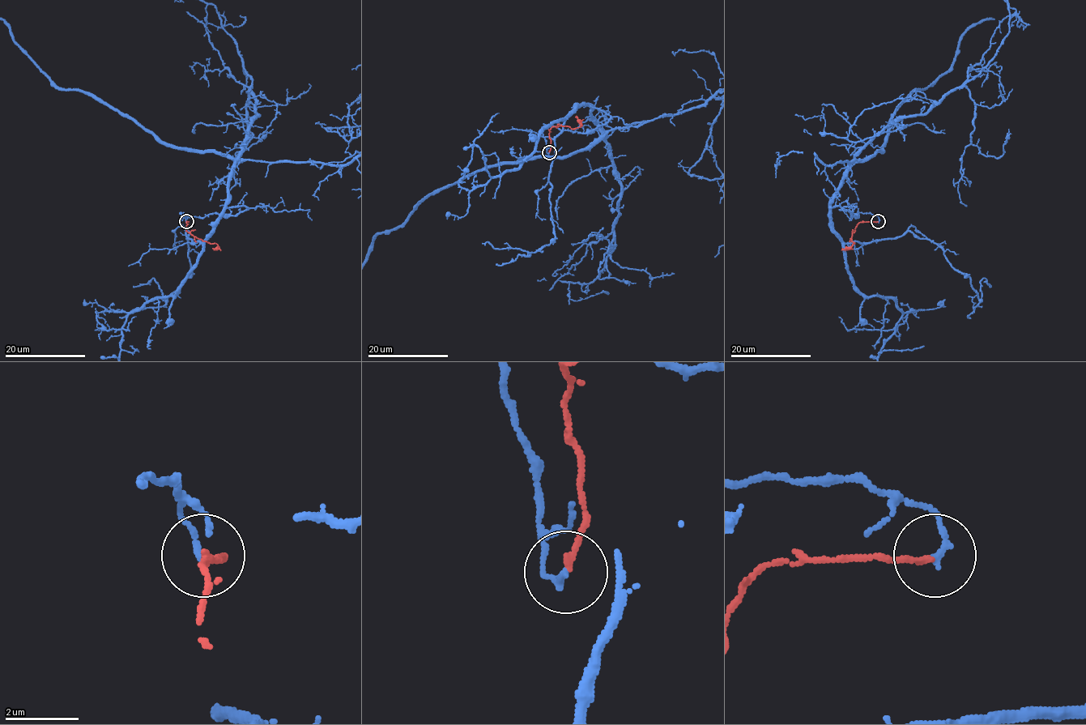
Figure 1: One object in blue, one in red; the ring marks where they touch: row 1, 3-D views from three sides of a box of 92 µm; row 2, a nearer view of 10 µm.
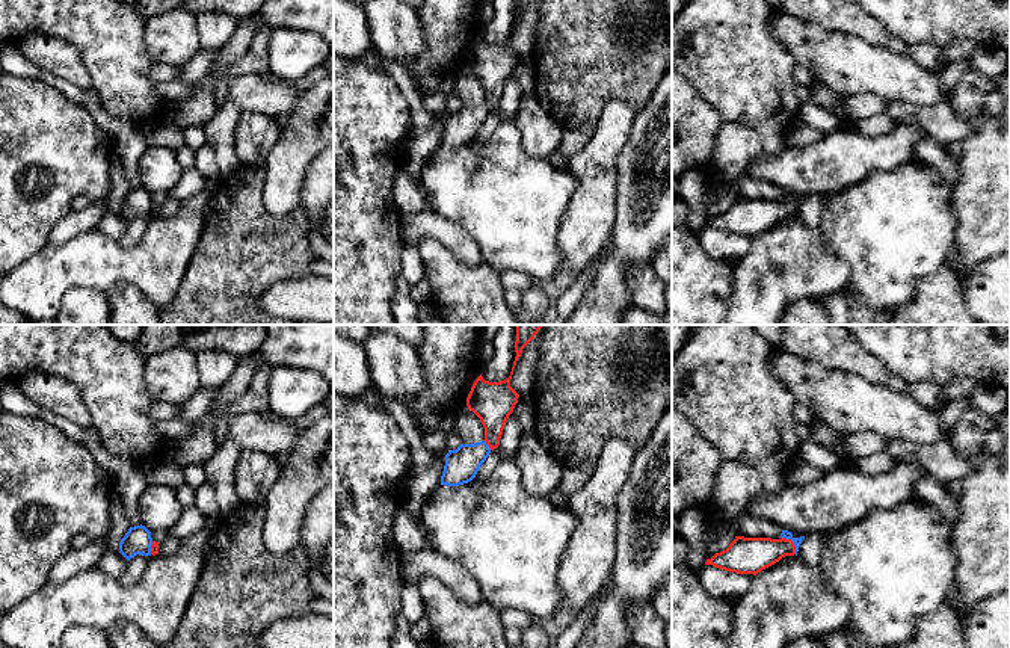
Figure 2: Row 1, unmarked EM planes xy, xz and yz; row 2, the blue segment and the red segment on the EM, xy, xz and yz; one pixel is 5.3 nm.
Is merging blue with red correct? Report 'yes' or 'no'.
no

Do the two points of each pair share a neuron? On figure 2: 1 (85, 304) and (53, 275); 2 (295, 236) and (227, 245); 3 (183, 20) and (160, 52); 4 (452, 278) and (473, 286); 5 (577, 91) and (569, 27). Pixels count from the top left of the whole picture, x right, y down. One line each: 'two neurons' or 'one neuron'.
1: two neurons
2: one neuron
3: one neuron
4: one neuron
5: one neuron

